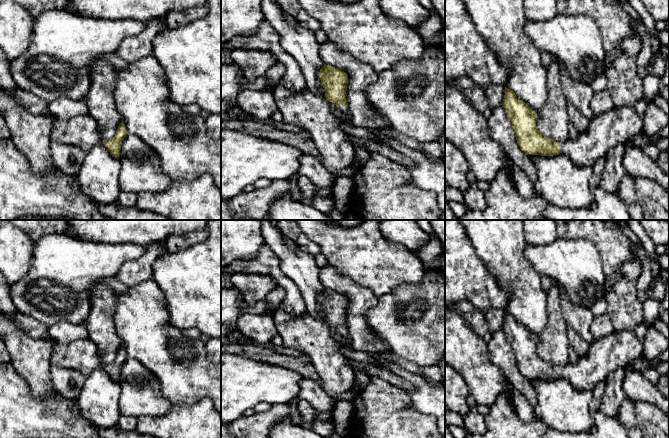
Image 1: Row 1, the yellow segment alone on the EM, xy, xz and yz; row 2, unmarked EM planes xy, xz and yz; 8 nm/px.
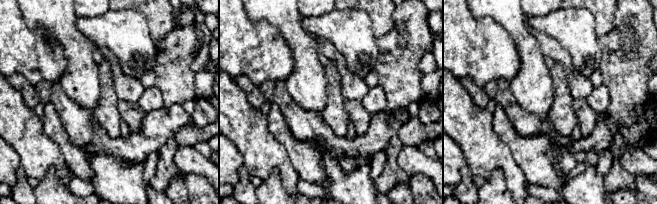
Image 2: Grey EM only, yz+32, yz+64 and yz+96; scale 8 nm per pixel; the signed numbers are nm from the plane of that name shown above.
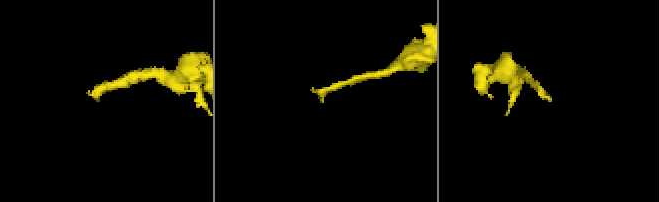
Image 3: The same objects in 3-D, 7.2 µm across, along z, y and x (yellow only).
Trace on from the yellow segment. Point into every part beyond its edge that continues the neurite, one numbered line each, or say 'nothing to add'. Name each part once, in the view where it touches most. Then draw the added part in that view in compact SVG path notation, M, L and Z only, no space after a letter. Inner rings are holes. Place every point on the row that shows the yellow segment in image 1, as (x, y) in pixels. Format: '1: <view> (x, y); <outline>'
1: xz (305, 109); M307 87L296 95L276 101L277 109L283 115L283 122L287 124L303 127L307 131L322 157L322 164L327 171L334 177L340 176L342 170L354 165L354 145L349 140L350 135L344 132L340 125L350 123L350 111L339 104L338 110L342 117L335 116L330 108L330 102L324 95L316 95Z

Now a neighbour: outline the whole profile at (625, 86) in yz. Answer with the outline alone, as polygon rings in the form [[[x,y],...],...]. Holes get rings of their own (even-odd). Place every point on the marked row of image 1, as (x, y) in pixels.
[[[634,21],[633,25],[634,34],[620,44],[622,53],[604,70],[607,79],[606,89],[616,108],[634,107],[644,96],[643,78],[637,72],[637,57],[643,41],[636,32]]]

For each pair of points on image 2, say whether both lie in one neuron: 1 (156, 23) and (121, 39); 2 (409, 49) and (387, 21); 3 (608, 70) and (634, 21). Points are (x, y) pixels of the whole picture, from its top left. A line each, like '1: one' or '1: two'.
1: two
2: two
3: one

